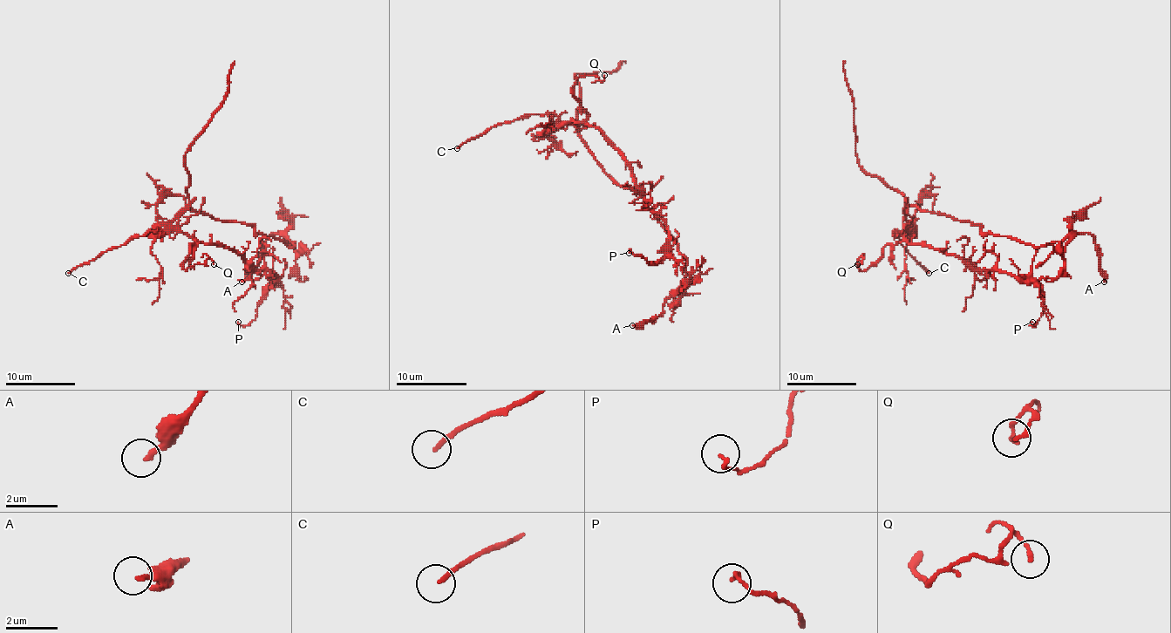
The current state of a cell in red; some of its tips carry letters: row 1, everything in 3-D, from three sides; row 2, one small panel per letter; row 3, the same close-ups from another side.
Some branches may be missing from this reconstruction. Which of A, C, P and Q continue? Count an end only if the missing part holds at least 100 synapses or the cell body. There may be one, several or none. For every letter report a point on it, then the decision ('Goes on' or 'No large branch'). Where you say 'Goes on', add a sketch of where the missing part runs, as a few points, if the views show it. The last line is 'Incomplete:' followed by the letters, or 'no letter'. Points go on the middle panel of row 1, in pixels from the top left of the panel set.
A: Place: (632, 325). No large branch
C: Place: (457, 148). No large branch
P: Place: (629, 253). No large branch
Q: Place: (604, 75). No large branch
Incomplete: no letter

